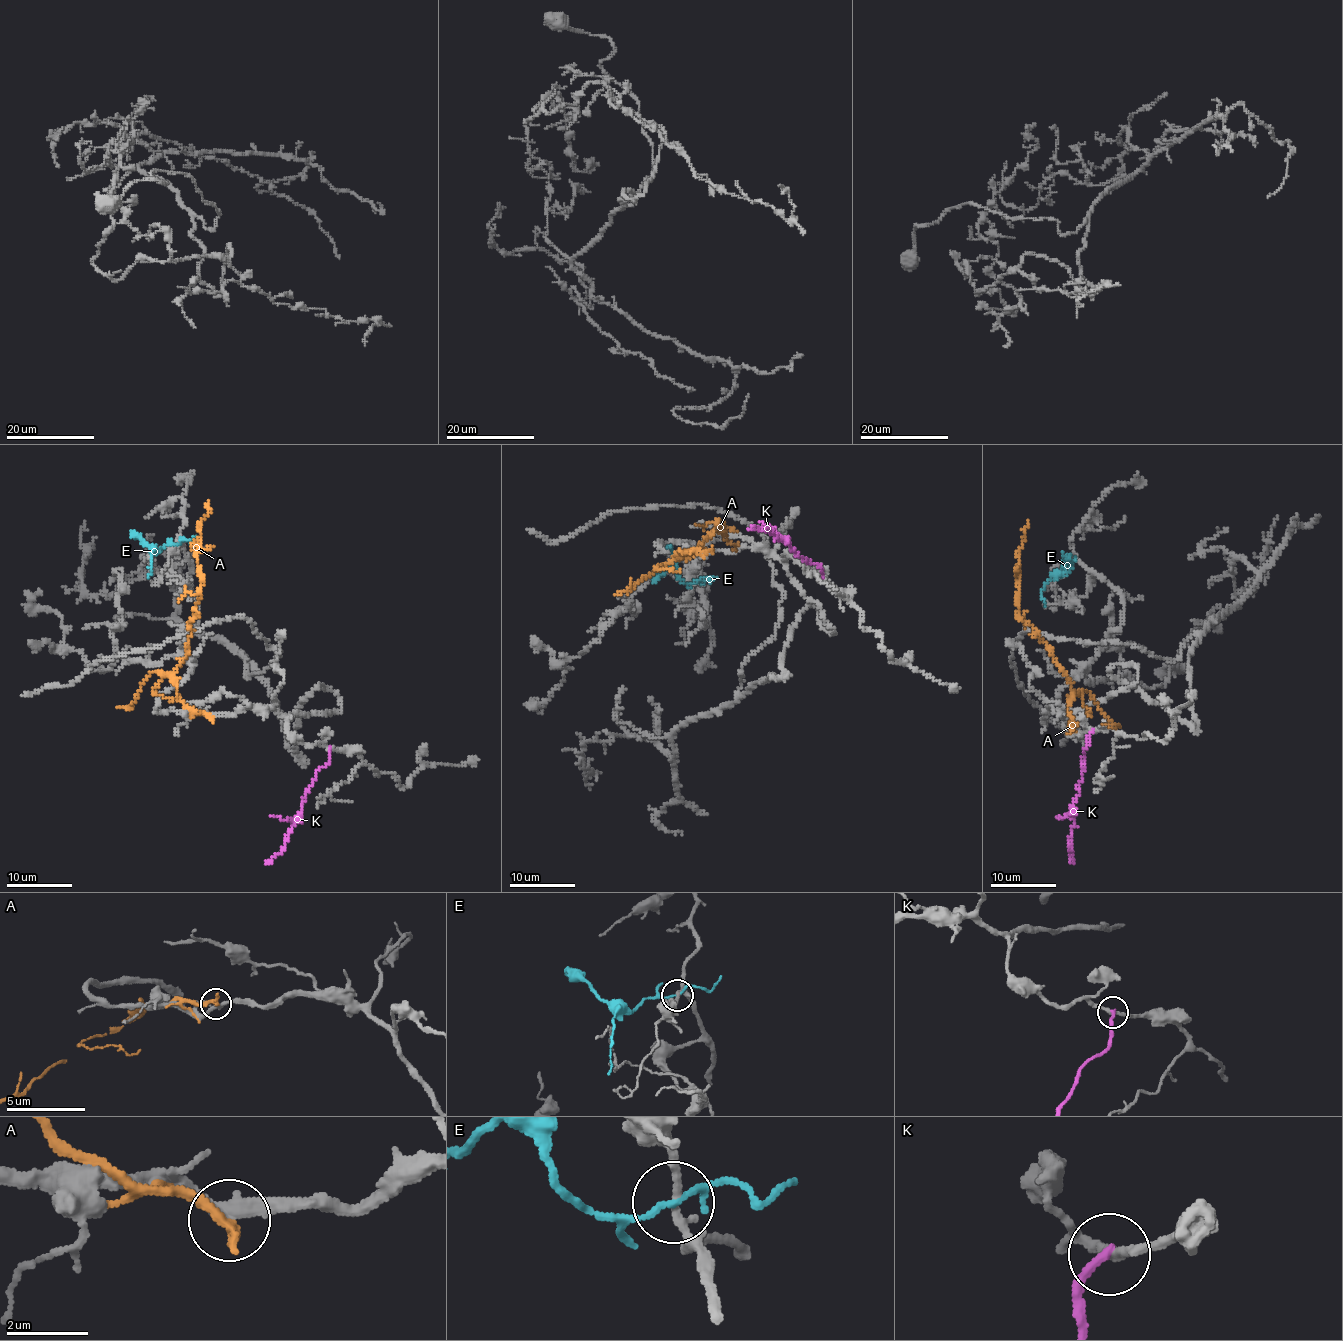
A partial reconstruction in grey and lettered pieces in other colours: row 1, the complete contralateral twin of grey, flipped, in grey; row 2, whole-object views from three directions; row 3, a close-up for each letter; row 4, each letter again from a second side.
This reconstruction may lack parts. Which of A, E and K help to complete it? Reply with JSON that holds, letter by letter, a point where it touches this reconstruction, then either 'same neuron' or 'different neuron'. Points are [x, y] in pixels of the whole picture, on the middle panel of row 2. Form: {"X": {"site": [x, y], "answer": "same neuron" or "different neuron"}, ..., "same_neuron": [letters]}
{"A": {"site": [711, 551], "answer": "different neuron"}, "E": {"site": [697, 580], "answer": "different neuron"}, "K": {"site": [823, 577], "answer": "different neuron"}, "same_neuron": []}

